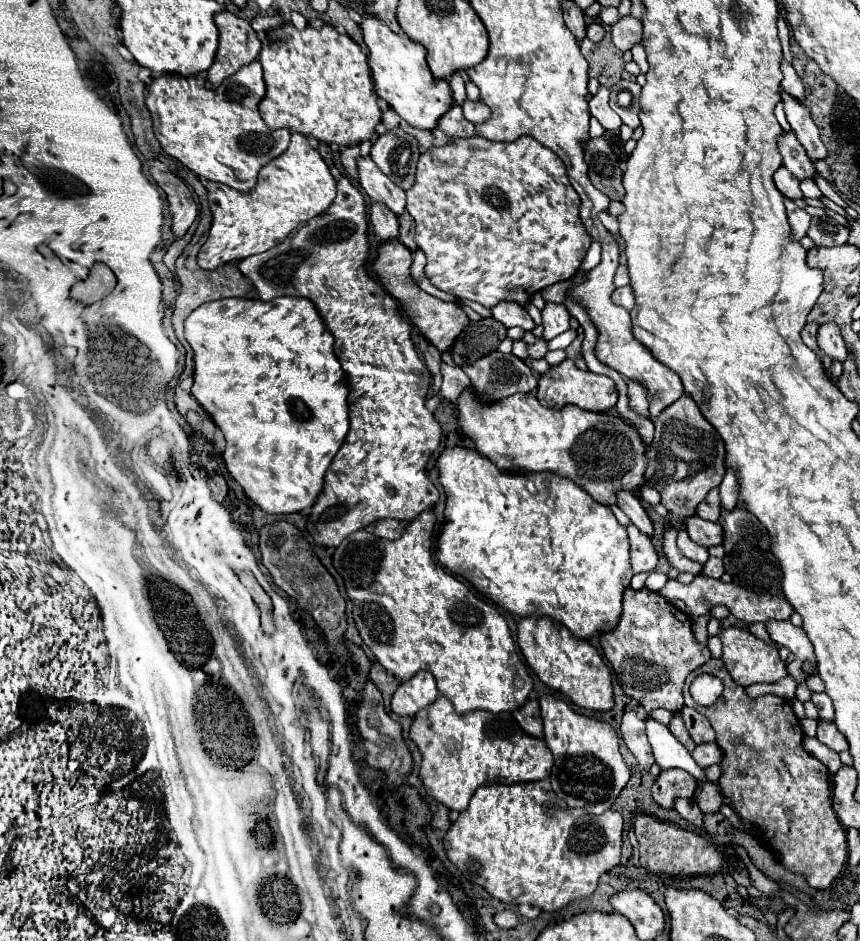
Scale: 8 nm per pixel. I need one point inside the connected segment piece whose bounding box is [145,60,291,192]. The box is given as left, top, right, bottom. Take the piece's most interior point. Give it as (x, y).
(218, 134)

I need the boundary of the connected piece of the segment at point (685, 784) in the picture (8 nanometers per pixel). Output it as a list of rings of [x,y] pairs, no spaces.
[[[679,768],[661,770],[653,784],[653,800],[663,808],[673,808],[675,798],[691,798],[695,792],[695,778]]]

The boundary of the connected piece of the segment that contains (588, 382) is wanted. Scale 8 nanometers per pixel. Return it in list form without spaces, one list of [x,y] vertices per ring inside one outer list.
[[[563,360],[561,364],[551,366],[545,374],[539,376],[537,400],[547,408],[563,408],[565,404],[575,404],[583,410],[605,412],[605,410],[611,410],[615,406],[617,390],[615,390],[615,382],[609,376],[593,374],[589,370],[579,370],[573,364],[573,360]]]

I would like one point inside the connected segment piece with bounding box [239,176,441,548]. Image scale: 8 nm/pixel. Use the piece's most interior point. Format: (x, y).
(379, 472)

